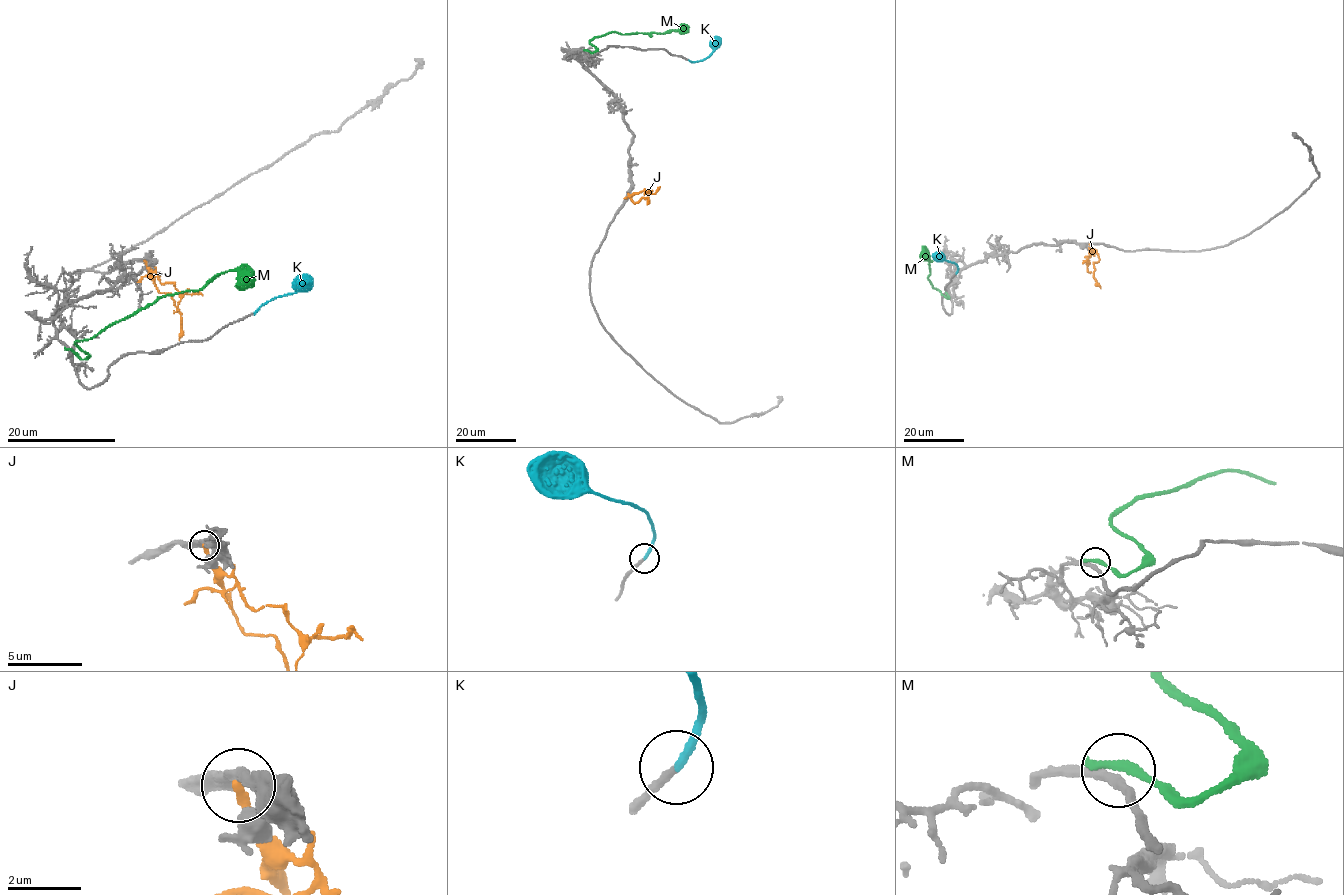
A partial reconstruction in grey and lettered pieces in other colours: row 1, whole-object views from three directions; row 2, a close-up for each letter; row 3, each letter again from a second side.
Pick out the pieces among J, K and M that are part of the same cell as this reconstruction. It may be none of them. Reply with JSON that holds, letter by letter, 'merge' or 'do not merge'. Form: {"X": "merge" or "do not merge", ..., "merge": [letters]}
{"J": "do not merge", "K": "merge", "M": "do not merge", "merge": ["K"]}

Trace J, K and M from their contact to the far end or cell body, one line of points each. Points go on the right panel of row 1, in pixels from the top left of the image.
J: (1089, 244), (1099, 259), (1094, 262), (1094, 278), (1100, 288)
K: (956, 273), (957, 266), (954, 262), (938, 260), (932, 254)
M: (946, 293), (948, 299), (928, 279), (929, 256), (926, 250), (922, 259)

